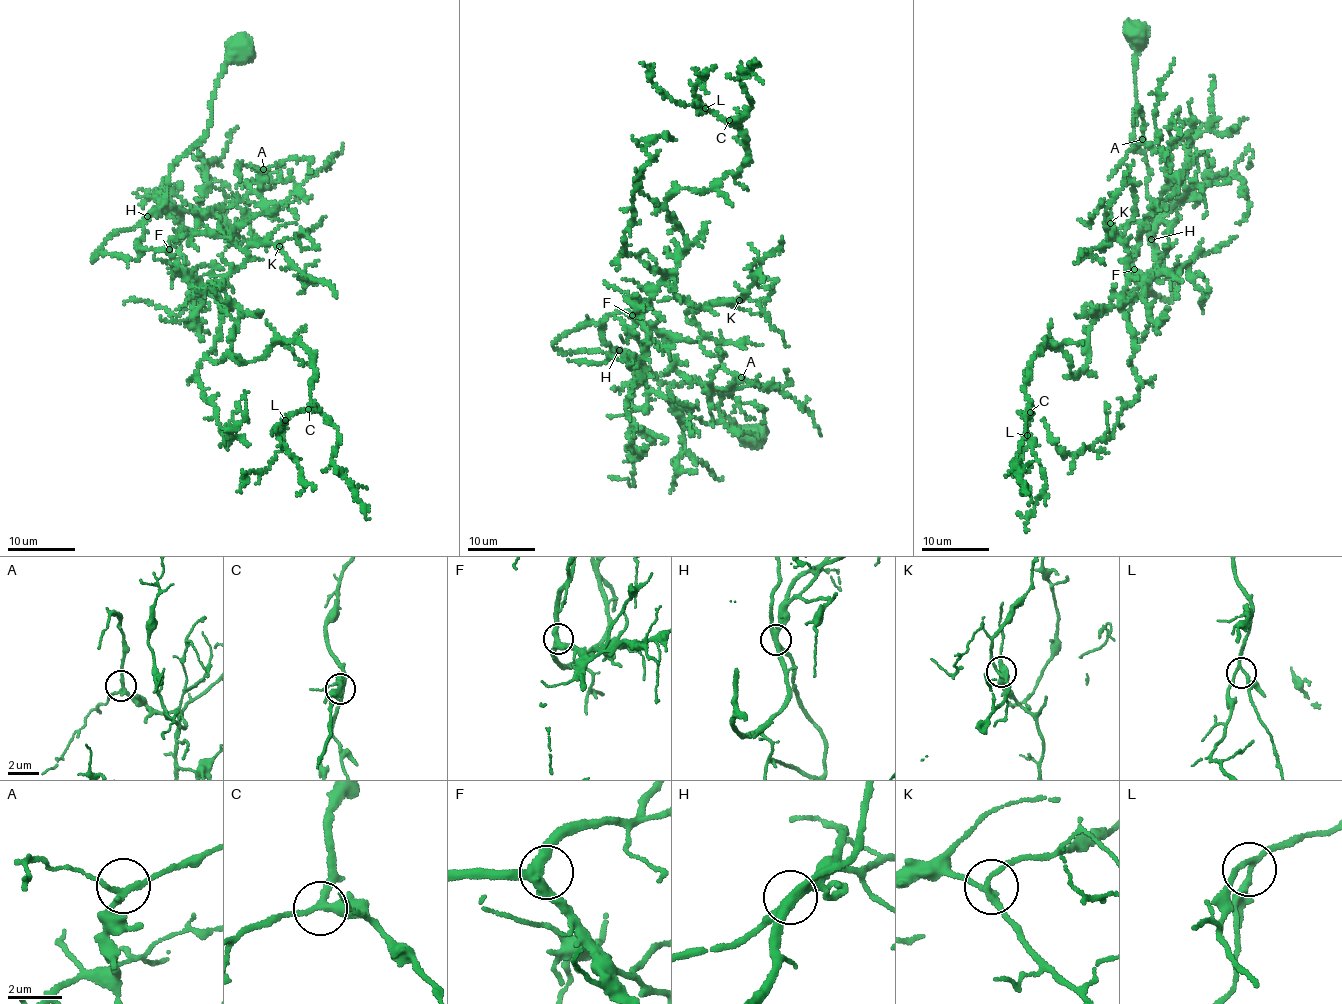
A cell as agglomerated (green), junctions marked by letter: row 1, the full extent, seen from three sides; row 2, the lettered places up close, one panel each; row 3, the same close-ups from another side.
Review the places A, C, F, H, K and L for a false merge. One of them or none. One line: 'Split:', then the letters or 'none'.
Split: none

